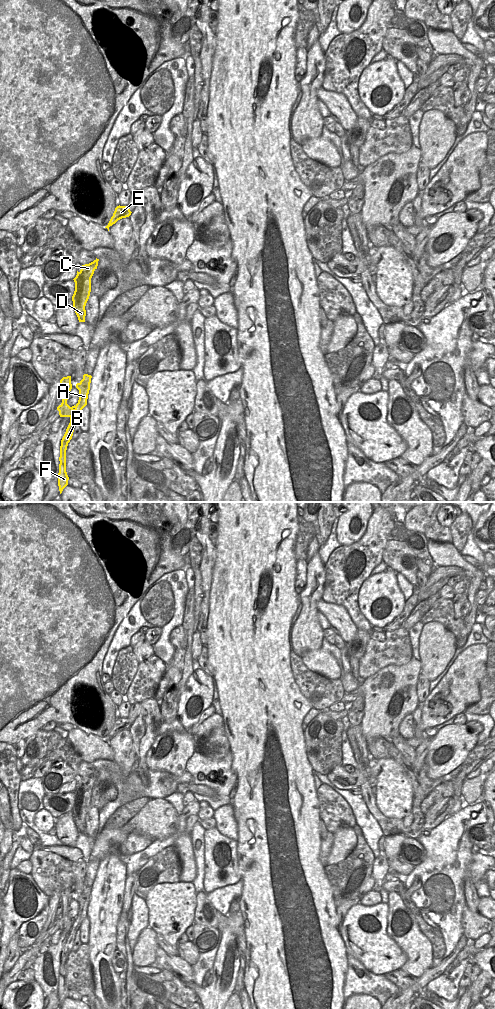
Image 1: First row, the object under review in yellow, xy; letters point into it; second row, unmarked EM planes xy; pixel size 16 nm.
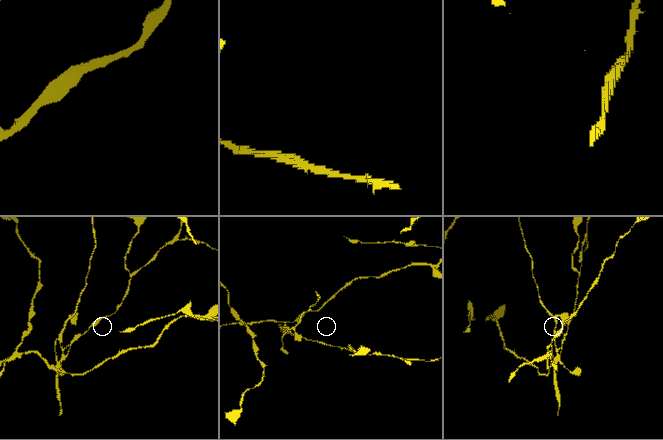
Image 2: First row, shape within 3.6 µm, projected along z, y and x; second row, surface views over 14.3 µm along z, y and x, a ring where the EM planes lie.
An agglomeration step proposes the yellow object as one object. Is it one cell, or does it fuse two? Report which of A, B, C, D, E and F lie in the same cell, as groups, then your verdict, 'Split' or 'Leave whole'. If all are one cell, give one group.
Groups: A C D E / B F. Split

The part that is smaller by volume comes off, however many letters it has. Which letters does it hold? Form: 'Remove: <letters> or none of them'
Remove: B, F

